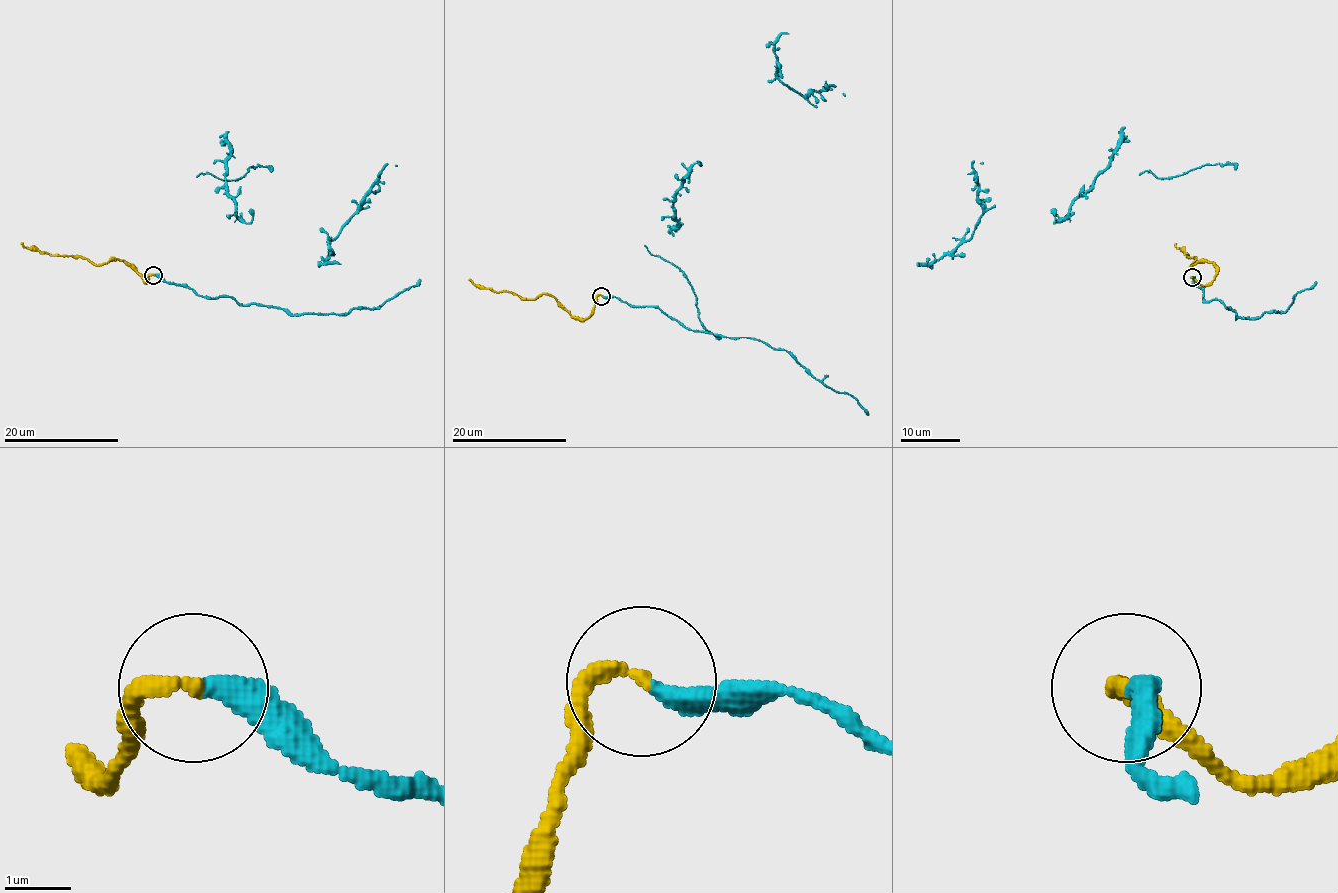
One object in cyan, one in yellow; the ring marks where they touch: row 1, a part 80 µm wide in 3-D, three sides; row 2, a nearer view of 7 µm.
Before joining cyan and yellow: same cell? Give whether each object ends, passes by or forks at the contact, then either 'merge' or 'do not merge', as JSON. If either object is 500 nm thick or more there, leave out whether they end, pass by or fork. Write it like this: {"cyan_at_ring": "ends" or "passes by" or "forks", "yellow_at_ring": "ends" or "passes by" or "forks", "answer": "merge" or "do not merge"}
{"cyan_at_ring": "ends", "yellow_at_ring": "ends", "answer": "merge"}

